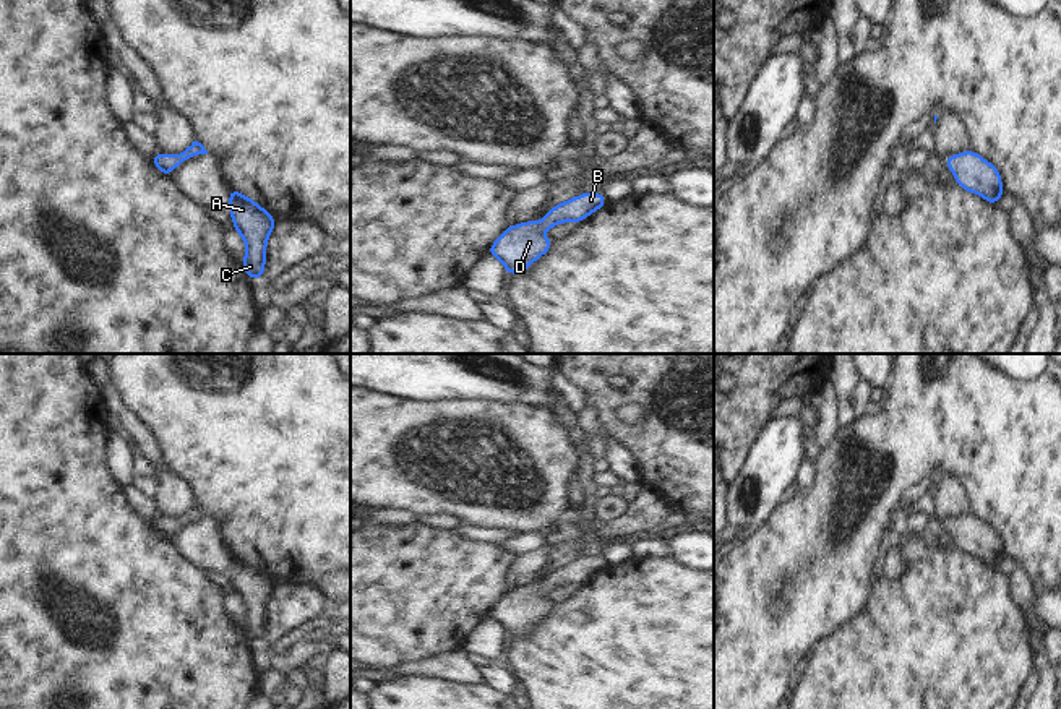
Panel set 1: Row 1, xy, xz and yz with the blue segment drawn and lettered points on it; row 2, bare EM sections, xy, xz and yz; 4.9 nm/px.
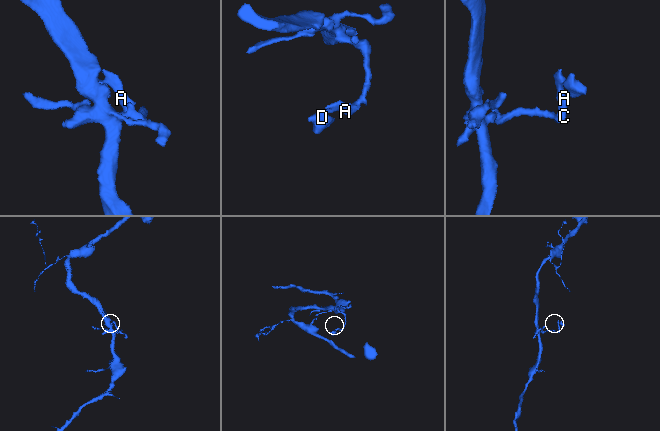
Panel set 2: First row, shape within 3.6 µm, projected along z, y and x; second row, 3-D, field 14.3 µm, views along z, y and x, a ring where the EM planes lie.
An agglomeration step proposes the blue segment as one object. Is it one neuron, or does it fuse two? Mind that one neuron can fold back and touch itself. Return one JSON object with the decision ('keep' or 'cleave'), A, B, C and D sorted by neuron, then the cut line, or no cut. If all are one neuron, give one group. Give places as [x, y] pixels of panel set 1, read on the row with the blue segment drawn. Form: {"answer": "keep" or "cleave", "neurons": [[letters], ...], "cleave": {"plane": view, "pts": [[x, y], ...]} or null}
{"answer": "keep", "neurons": [["A", "B", "C", "D"]], "cleave": null}

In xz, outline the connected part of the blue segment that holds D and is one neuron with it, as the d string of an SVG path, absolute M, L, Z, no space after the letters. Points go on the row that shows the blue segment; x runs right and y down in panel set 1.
M581 193L548 209L540 222L529 221L509 226L492 243L488 255L498 258L509 276L522 273L553 247L543 235L543 229L548 230L560 222L582 222L589 214L602 209L605 203L607 198L602 193Z

